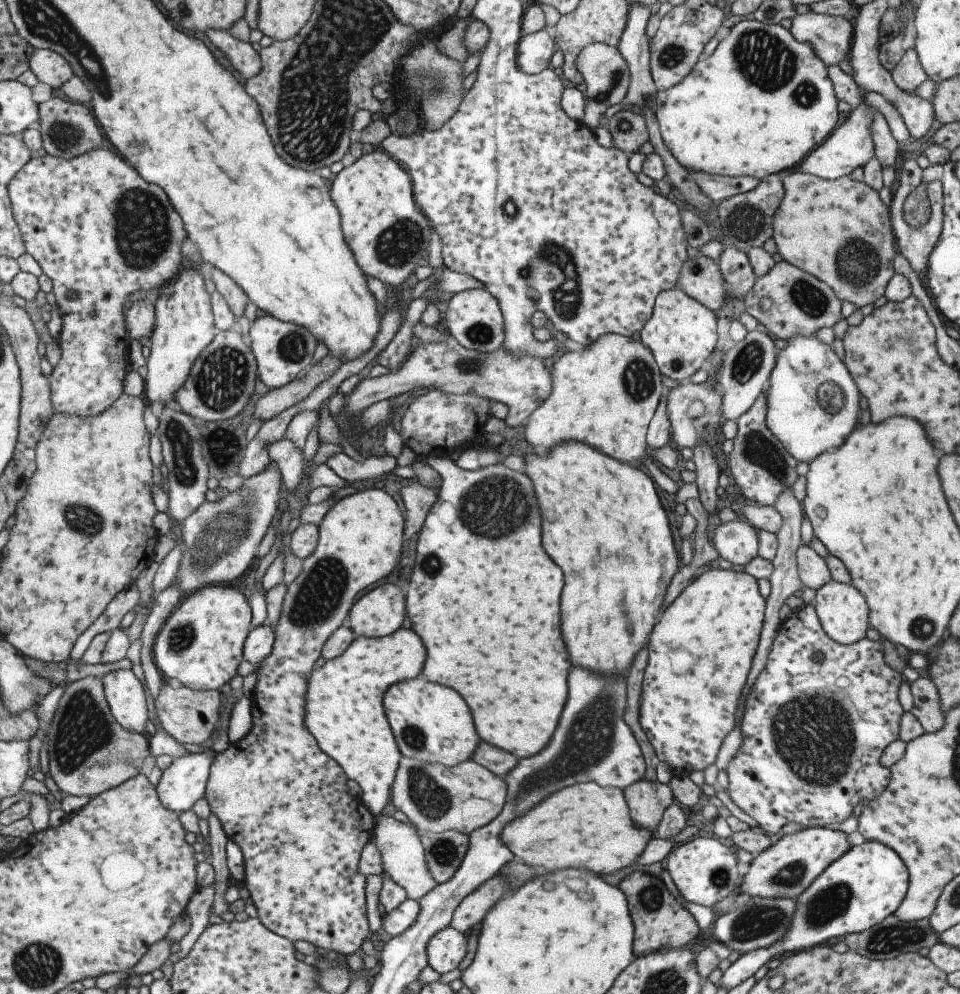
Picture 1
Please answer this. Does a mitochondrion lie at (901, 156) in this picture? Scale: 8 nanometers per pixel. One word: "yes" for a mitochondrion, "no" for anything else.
no

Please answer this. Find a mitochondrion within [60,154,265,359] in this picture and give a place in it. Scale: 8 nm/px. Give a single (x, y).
(143, 233)

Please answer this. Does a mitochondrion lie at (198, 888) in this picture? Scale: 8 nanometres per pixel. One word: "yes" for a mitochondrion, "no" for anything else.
no

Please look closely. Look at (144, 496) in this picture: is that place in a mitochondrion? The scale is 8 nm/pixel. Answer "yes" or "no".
no

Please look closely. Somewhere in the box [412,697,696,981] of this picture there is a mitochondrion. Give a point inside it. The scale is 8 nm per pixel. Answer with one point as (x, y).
(650, 897)

